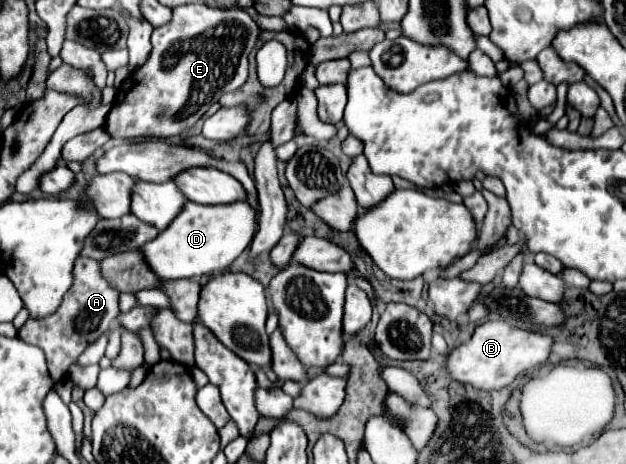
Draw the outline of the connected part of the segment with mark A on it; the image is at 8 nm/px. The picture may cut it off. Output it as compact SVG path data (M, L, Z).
M79 256L75 261L73 278L73 286L65 294L57 312L53 312L47 318L27 320L19 330L21 340L39 346L45 352L49 374L55 382L67 374L67 368L79 358L79 354L87 348L87 344L97 340L119 316L119 306L117 306L119 292L101 276L98 261Z

